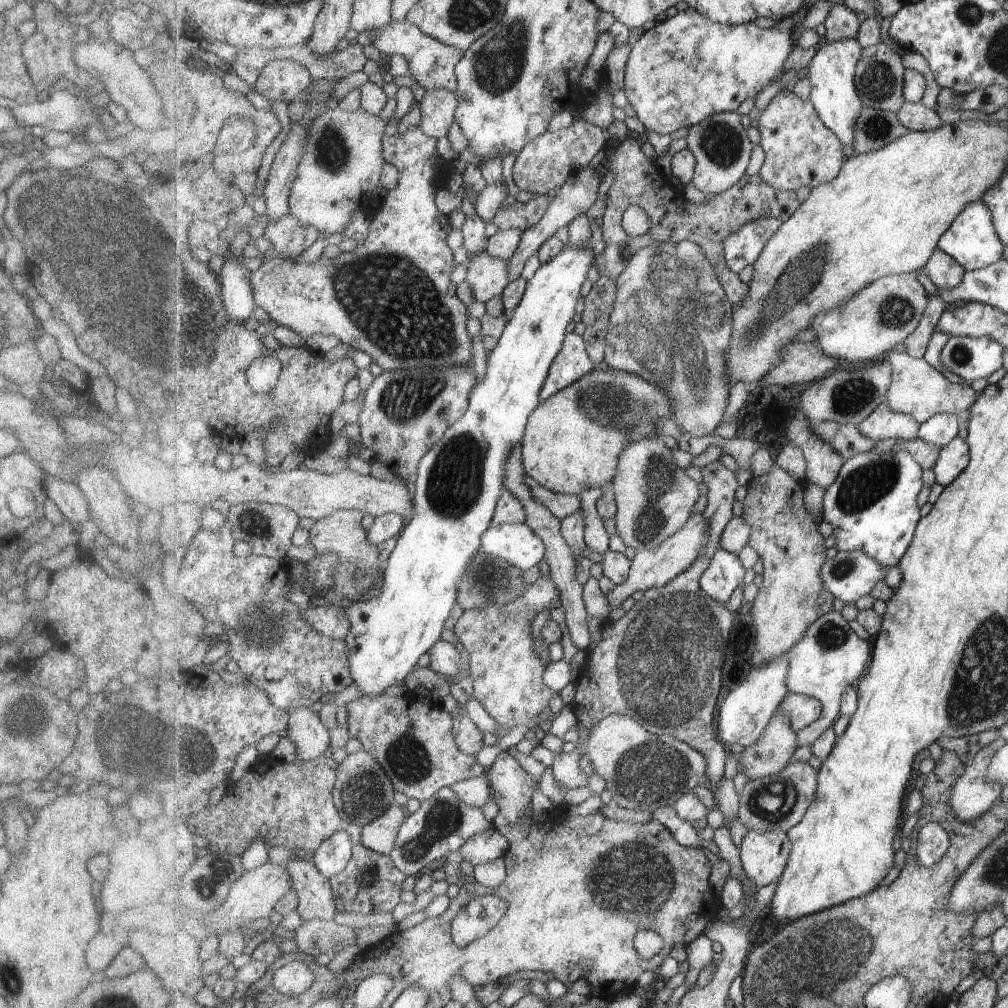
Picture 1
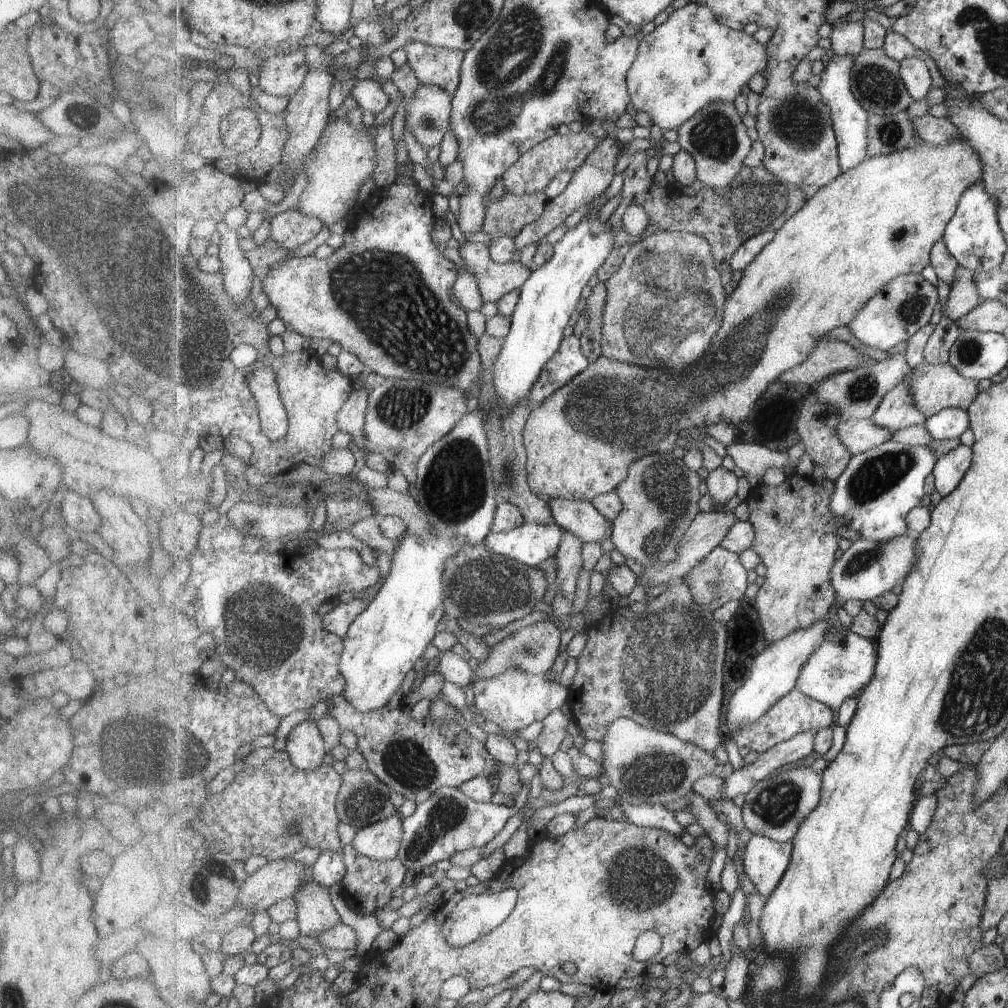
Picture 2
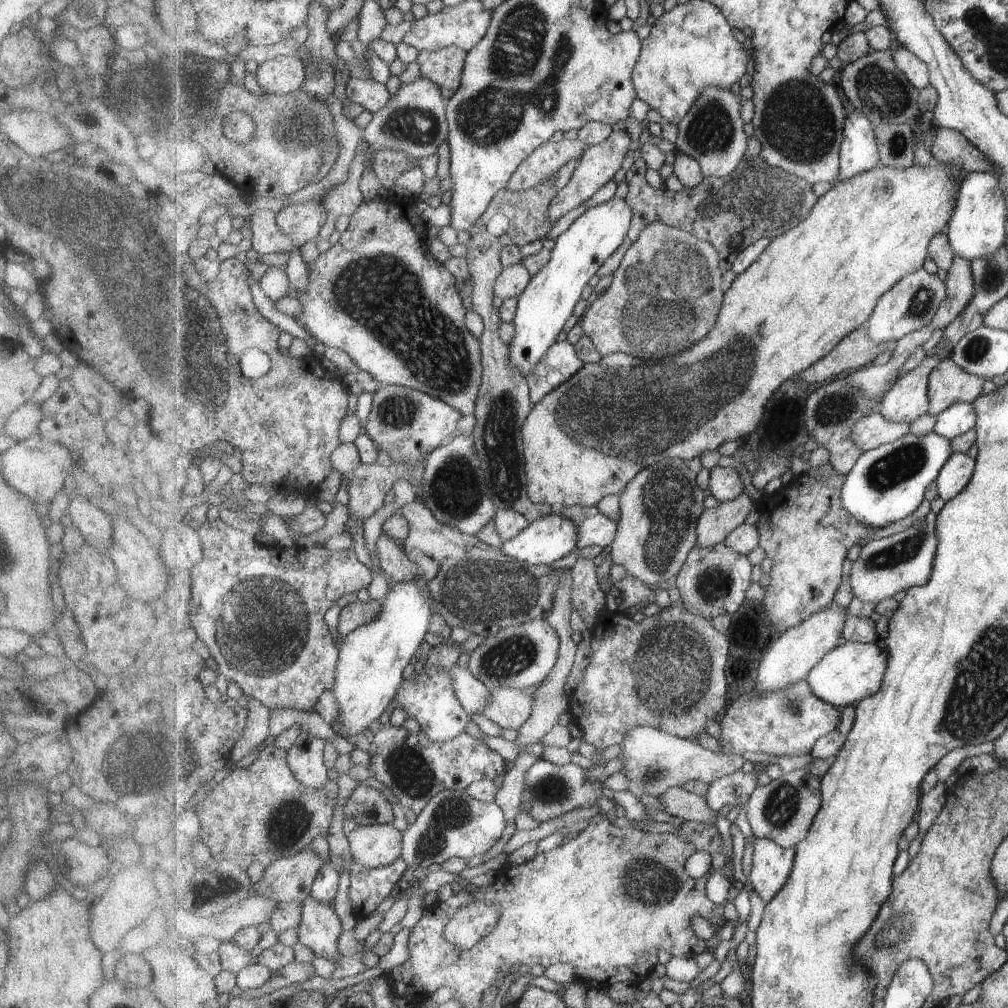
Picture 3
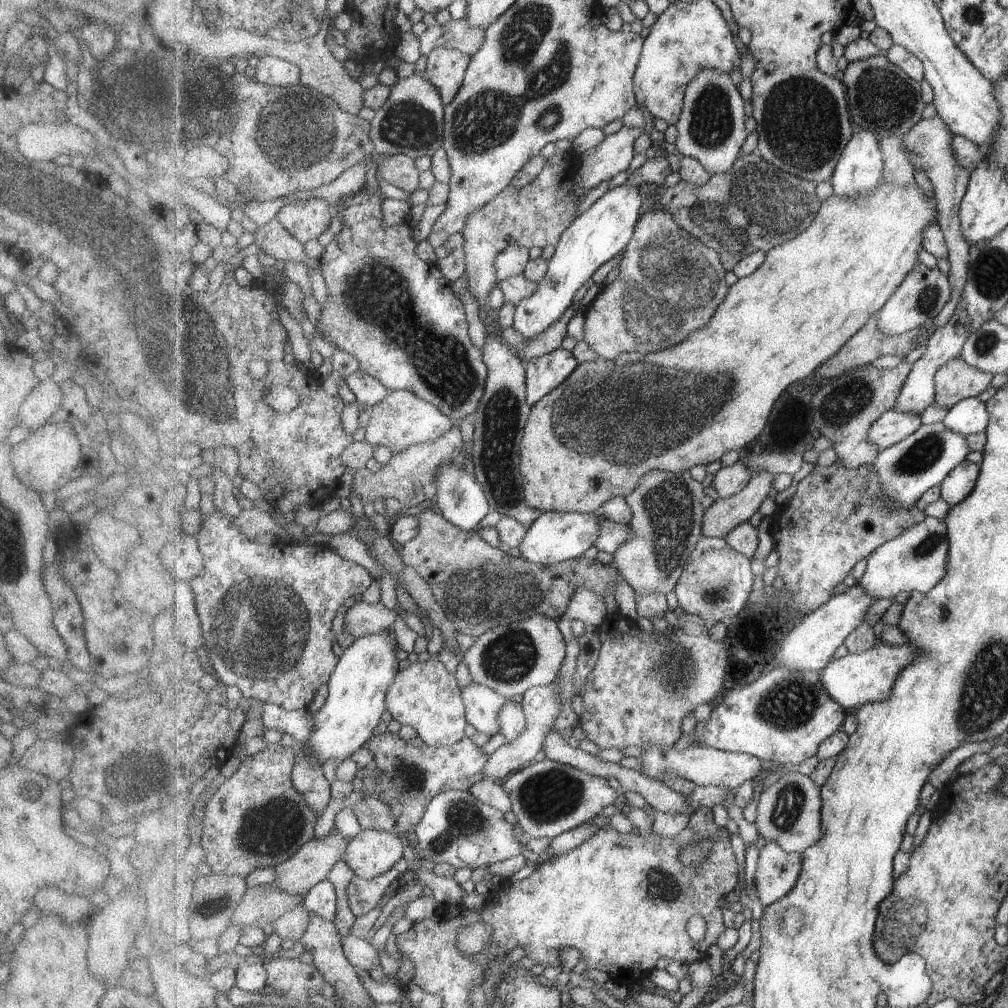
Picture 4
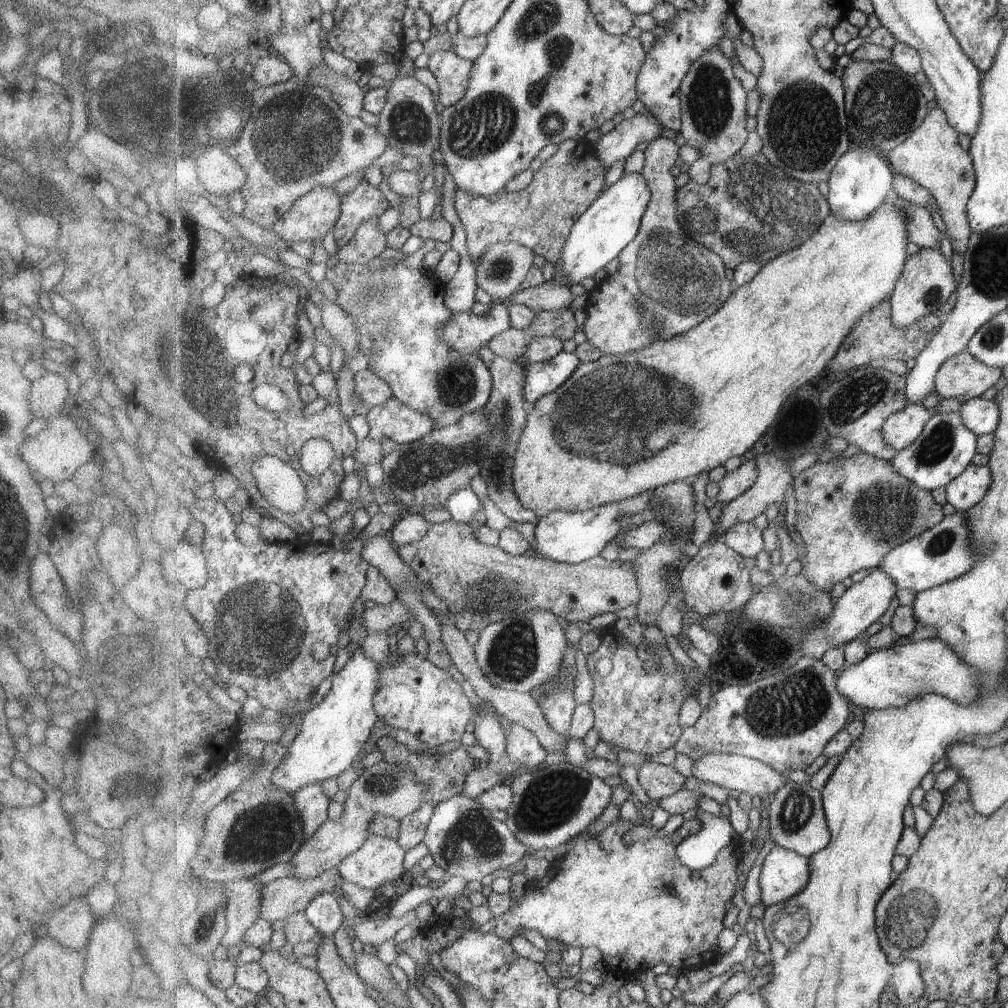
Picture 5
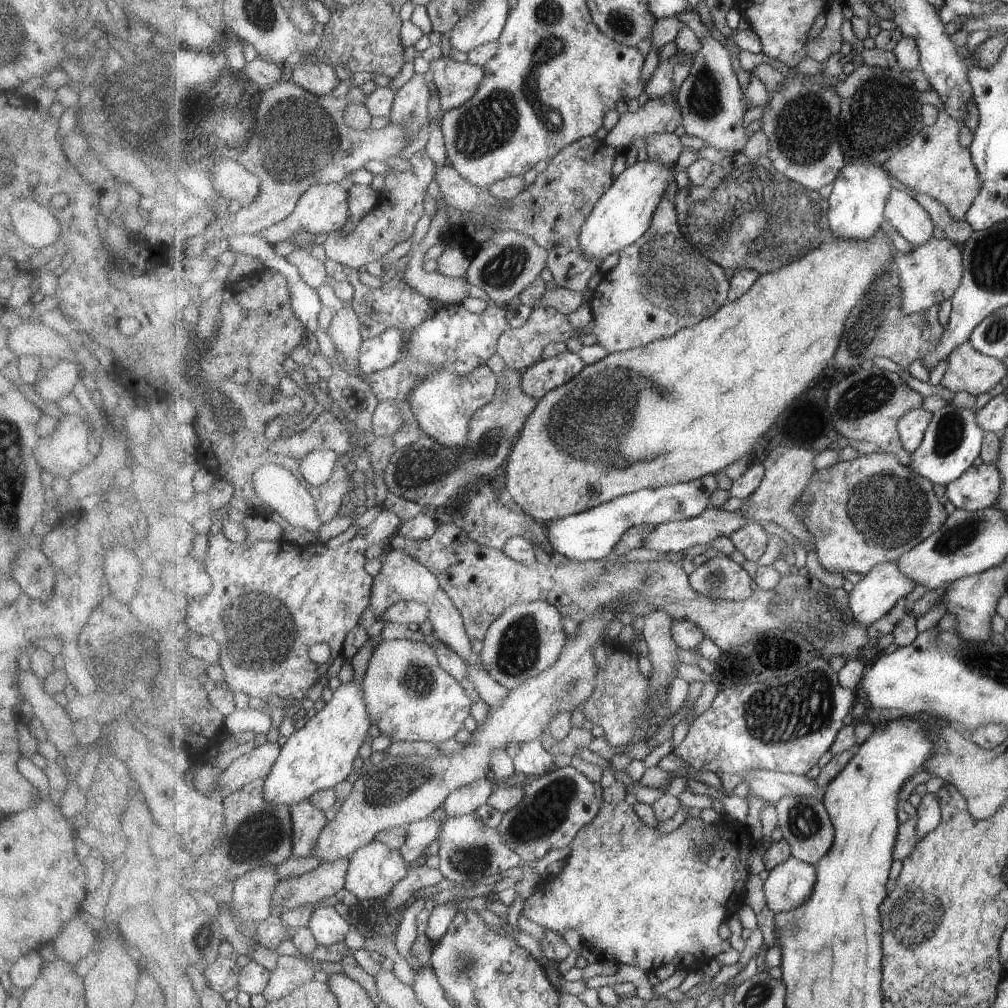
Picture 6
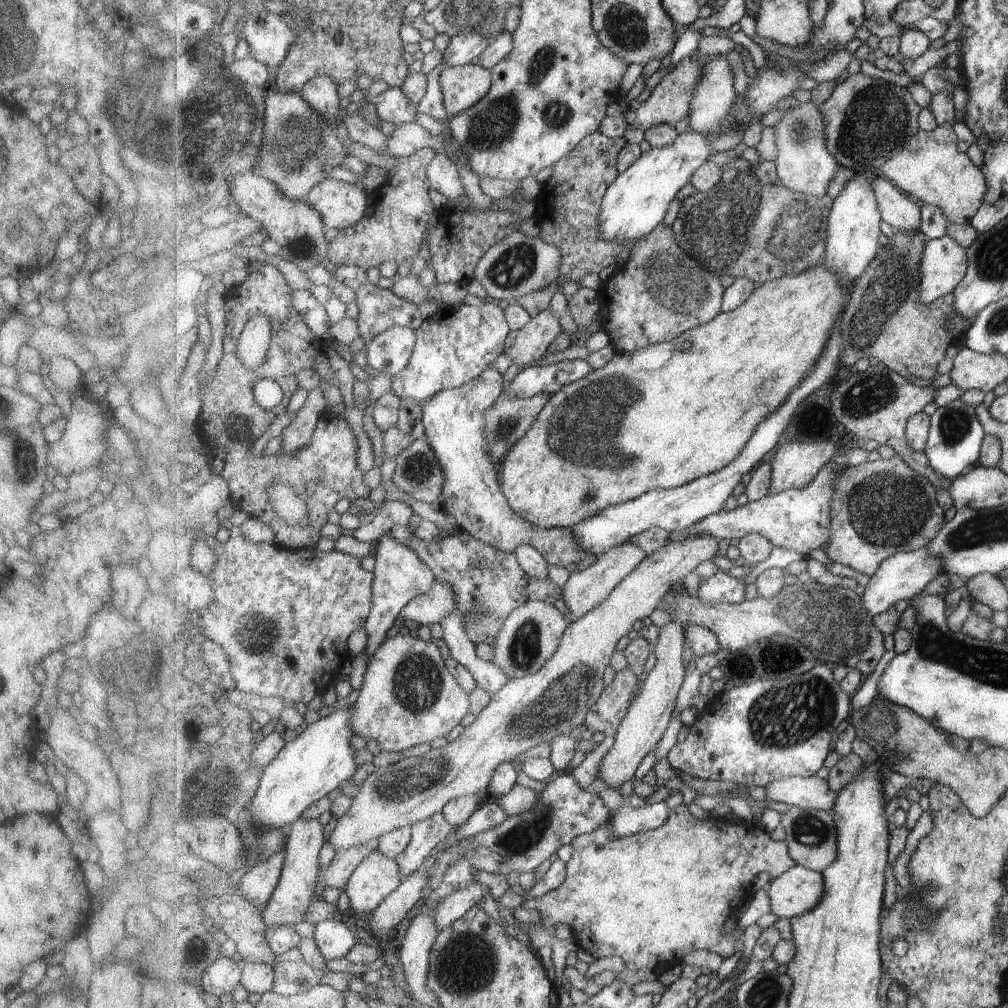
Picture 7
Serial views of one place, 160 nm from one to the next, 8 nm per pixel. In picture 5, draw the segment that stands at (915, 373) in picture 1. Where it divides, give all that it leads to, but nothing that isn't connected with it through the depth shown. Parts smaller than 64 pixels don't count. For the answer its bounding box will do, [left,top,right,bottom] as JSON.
[936,350,1001,402]

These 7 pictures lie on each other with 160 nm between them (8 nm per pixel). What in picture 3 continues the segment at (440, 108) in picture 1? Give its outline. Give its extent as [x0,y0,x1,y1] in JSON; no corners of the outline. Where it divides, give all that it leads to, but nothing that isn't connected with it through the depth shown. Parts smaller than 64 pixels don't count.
[363,76,450,160]

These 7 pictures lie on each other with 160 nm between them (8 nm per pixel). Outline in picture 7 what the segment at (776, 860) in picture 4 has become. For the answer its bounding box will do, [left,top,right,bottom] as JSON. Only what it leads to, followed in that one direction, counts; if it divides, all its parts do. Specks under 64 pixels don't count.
[767,864,826,919]

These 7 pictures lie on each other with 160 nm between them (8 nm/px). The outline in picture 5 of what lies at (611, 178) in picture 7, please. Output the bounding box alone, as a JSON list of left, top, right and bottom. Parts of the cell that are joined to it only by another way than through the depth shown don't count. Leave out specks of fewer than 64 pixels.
[455,139,607,266]

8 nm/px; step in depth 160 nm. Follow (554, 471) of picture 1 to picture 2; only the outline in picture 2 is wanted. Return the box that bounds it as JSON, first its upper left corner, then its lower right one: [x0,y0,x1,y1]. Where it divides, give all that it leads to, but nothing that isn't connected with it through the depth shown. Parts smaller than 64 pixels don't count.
[524,138,984,501]

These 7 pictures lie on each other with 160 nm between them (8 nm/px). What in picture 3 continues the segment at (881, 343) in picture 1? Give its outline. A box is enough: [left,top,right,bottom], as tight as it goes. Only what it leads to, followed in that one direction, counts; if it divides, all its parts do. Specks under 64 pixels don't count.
[867,267,948,343]

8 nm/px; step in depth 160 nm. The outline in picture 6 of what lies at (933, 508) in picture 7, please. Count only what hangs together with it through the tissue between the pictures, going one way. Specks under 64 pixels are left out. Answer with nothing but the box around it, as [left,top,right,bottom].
[801,452,948,575]

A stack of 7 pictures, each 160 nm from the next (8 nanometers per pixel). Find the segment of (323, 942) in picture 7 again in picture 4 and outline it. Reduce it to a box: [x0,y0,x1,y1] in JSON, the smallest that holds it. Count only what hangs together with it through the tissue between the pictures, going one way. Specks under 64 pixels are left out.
[303,879,338,922]

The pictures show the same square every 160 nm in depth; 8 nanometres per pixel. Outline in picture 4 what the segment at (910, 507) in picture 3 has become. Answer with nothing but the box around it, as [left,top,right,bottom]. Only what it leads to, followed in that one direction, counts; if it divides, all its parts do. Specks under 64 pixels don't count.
[871,422,971,507]

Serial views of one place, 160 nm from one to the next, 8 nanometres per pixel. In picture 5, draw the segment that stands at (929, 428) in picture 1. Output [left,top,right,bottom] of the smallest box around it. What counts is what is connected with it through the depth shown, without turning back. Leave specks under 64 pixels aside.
[960,396,1000,436]

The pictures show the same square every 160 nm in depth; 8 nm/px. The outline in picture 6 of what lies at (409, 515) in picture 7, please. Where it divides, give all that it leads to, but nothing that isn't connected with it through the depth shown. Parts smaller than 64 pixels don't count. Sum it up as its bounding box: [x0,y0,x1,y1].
[197,508,404,704]

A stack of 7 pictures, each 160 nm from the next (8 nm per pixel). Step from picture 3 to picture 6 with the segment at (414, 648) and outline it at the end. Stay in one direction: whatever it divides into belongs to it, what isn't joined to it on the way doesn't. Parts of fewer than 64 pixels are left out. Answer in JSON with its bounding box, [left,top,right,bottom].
[264,680,371,810]

